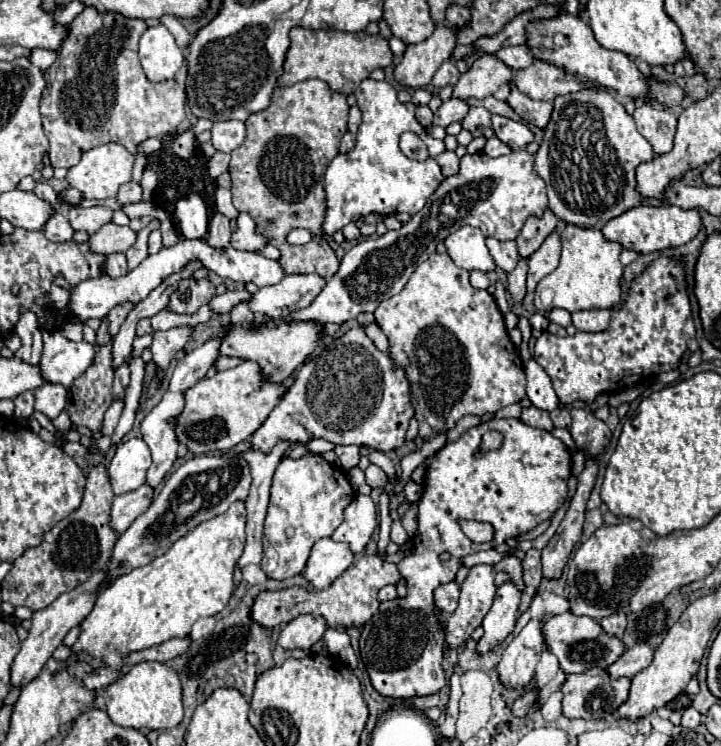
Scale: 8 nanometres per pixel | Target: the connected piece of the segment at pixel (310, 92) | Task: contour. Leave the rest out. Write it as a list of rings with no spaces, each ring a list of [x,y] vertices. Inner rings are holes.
[[[307,79],[295,85],[281,85],[273,93],[273,103],[265,111],[253,113],[245,121],[247,137],[243,145],[231,153],[229,175],[233,179],[233,187],[231,187],[233,205],[237,211],[249,213],[257,223],[257,231],[267,235],[271,245],[281,249],[283,255],[279,263],[285,269],[285,273],[317,273],[325,279],[331,279],[339,269],[335,251],[323,241],[321,235],[321,223],[325,215],[323,173],[327,165],[333,161],[333,157],[339,153],[339,141],[347,133],[347,115],[349,115],[347,97],[335,93],[321,79]],[[295,227],[309,229],[311,233],[315,233],[315,239],[307,245],[287,243],[287,235]]]

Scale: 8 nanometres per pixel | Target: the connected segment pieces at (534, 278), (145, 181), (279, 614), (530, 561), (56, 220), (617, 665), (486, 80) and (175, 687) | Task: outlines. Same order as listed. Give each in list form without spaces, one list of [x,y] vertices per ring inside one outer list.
[[[553,231],[547,235],[543,245],[529,257],[529,273],[527,273],[527,293],[533,293],[537,283],[553,273],[559,265],[559,253],[561,253],[561,239],[559,233]]]
[[[145,169],[143,179],[141,179],[141,187],[143,187],[143,201],[149,201],[153,189],[157,187],[157,173],[153,169]]]
[[[363,555],[357,559],[341,577],[337,577],[327,589],[321,591],[311,591],[305,587],[287,587],[279,591],[261,591],[253,605],[251,605],[251,619],[265,627],[265,629],[277,629],[279,625],[289,623],[291,619],[311,613],[311,615],[321,615],[327,621],[327,627],[337,629],[337,627],[363,627],[379,609],[377,593],[381,587],[389,583],[397,583],[401,579],[395,563],[385,563],[375,555]]]
[[[529,549],[529,551],[525,553],[521,565],[523,565],[525,589],[523,589],[523,597],[521,597],[521,605],[519,605],[519,615],[523,615],[523,613],[529,609],[531,601],[533,601],[537,589],[539,589],[539,583],[541,583],[541,579],[543,579],[543,575],[541,575],[541,557],[539,557],[539,551],[537,551],[537,549]]]
[[[53,213],[53,215],[51,215],[51,219],[47,221],[47,225],[45,225],[43,233],[45,233],[45,237],[47,237],[47,239],[57,241],[57,243],[71,241],[71,239],[73,239],[73,235],[75,235],[75,231],[71,229],[71,225],[69,225],[67,217],[65,217],[65,215],[61,215],[61,213]]]
[[[637,643],[635,647],[627,649],[611,667],[609,667],[609,675],[613,679],[617,677],[633,677],[635,673],[639,673],[641,669],[645,669],[647,665],[651,665],[653,661],[653,649],[647,643]]]
[[[481,55],[473,61],[467,73],[463,73],[453,89],[453,97],[457,99],[483,99],[493,95],[501,85],[513,79],[513,69],[509,69],[503,61],[493,55]]]
[[[143,661],[133,665],[127,675],[119,681],[111,683],[103,691],[107,699],[107,713],[113,723],[121,727],[133,729],[173,729],[183,719],[183,703],[181,703],[181,681],[175,669],[157,661]]]

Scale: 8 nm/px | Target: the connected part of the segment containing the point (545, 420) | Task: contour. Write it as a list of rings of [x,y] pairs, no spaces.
[[[527,407],[523,409],[521,413],[521,421],[531,425],[531,427],[539,427],[539,429],[545,429],[545,431],[553,431],[553,421],[549,417],[549,411],[543,411],[543,409],[537,409],[537,407]]]

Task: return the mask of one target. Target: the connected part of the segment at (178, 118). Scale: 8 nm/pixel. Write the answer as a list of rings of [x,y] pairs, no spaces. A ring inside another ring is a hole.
[[[85,7],[83,13],[79,13],[73,19],[73,23],[69,25],[67,37],[63,39],[59,57],[55,61],[55,67],[61,71],[63,79],[55,81],[53,79],[55,71],[53,69],[47,71],[45,73],[47,87],[41,97],[43,129],[49,139],[49,157],[51,157],[53,167],[69,169],[79,163],[85,151],[105,145],[105,143],[119,143],[129,153],[137,153],[137,147],[145,139],[169,135],[185,119],[185,91],[177,85],[177,81],[151,83],[147,81],[141,69],[141,63],[137,57],[137,43],[145,29],[147,25],[141,19],[127,19],[117,13],[101,15],[93,7]]]

